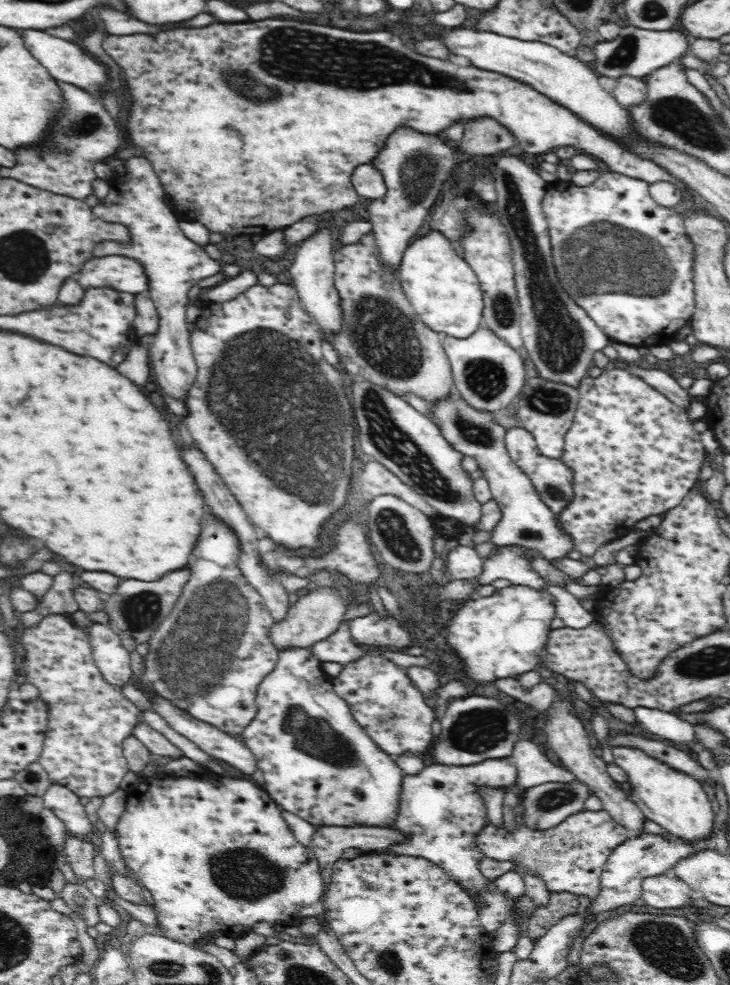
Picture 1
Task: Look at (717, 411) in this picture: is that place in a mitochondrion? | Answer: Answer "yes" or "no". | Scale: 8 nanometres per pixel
no

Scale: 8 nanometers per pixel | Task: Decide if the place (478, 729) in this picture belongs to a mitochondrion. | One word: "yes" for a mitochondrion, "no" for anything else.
yes

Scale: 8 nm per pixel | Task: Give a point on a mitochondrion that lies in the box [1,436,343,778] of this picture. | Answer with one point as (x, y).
(195, 643)

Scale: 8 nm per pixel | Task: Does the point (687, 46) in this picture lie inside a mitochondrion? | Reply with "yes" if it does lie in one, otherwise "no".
no

